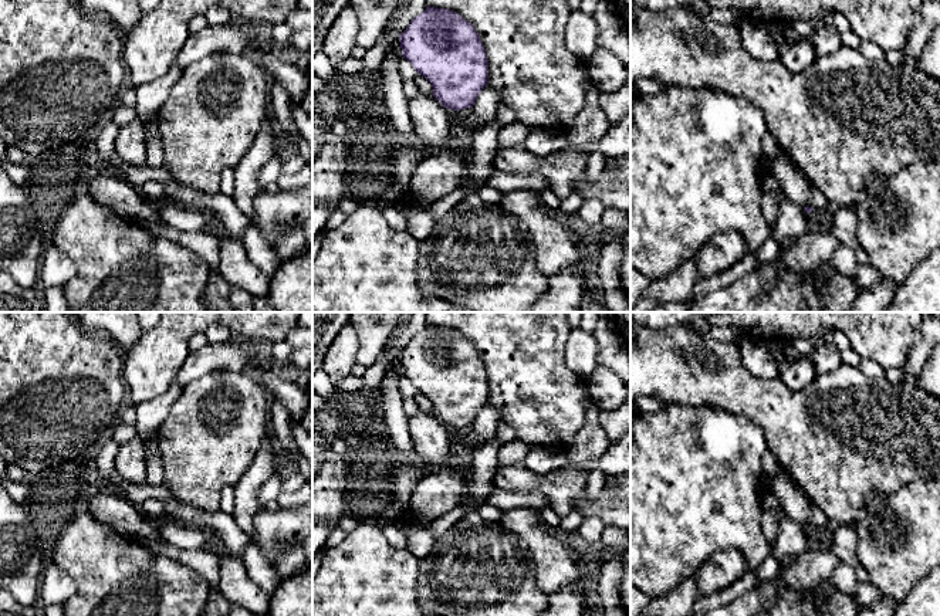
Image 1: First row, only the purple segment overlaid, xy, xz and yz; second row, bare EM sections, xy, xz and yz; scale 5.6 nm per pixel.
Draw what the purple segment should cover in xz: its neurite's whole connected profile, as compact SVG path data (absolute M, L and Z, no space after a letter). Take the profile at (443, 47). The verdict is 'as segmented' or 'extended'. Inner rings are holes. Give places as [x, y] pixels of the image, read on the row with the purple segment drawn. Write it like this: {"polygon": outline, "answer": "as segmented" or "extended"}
{"polygon": "M427 6L399 43L403 58L432 84L433 97L444 108L473 108L488 84L488 61L471 23L453 10Z", "answer": "as segmented"}

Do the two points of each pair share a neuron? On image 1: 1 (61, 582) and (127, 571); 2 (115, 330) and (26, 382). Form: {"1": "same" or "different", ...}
{"1": "different", "2": "different"}

